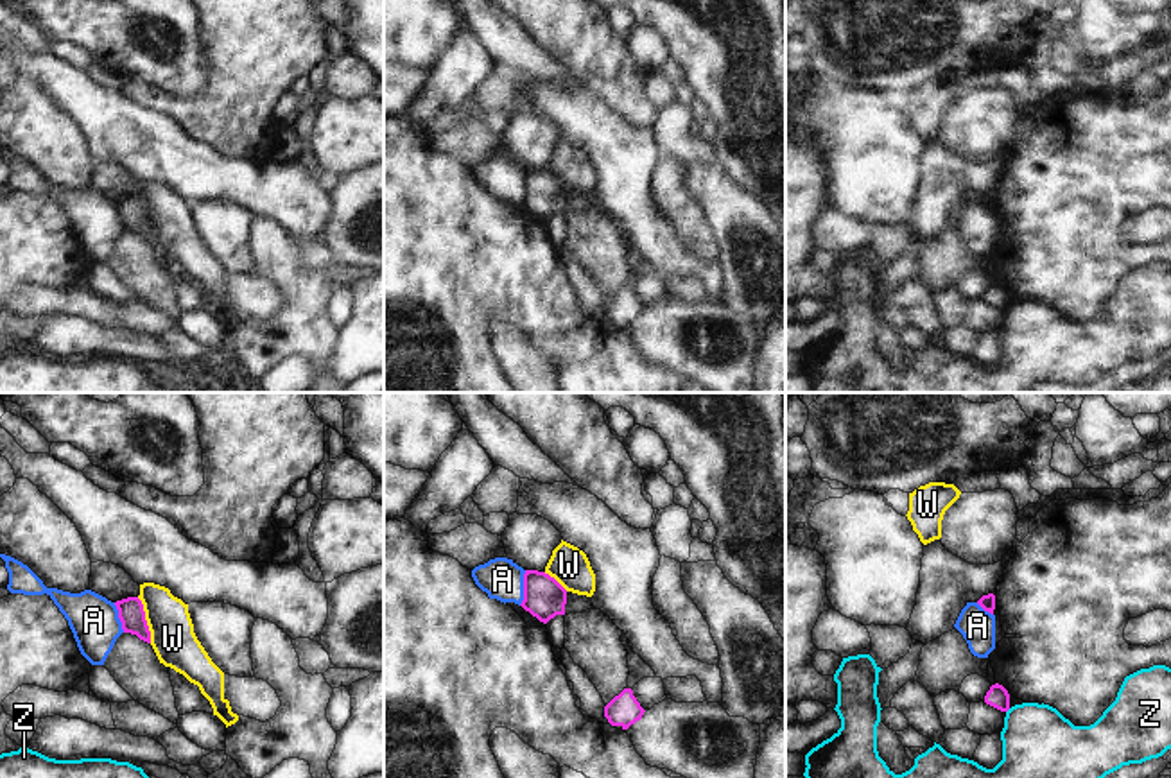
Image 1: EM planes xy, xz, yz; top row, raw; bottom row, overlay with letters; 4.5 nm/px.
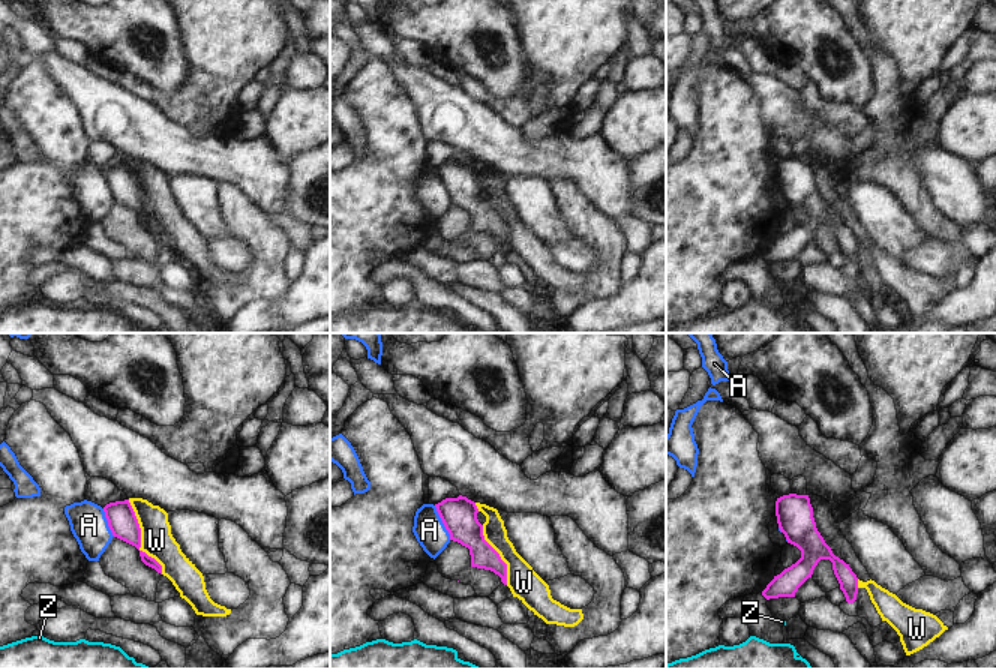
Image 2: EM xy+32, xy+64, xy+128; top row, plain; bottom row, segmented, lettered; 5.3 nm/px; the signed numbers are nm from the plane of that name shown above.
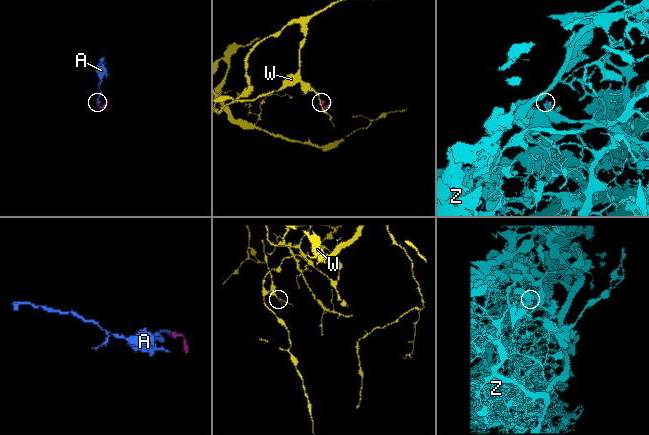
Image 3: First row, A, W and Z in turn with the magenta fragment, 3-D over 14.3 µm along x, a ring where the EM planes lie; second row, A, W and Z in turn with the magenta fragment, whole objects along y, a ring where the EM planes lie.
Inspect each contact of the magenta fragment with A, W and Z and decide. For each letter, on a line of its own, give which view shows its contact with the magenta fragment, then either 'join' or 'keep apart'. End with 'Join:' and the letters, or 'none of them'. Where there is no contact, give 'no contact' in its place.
A: meets magenta in xz; keep apart
W: meets magenta in xy; keep apart
Z: no contact; keep apart
Join: none of them

